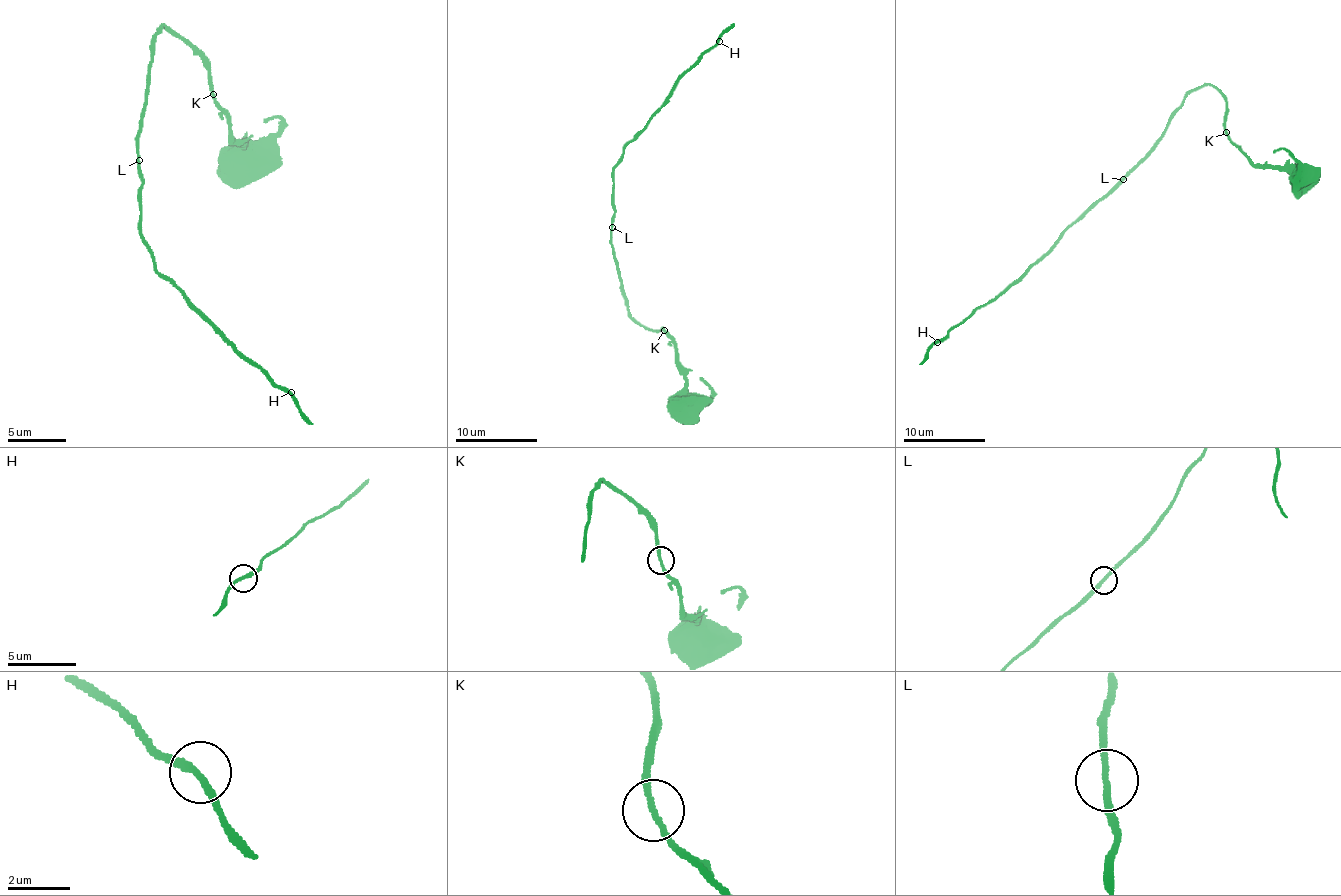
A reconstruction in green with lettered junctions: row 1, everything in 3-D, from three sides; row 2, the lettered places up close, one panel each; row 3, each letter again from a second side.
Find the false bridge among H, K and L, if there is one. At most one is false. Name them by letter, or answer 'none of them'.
none of them

